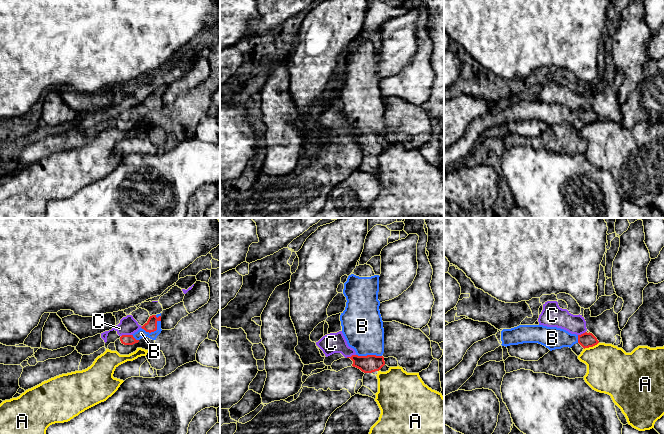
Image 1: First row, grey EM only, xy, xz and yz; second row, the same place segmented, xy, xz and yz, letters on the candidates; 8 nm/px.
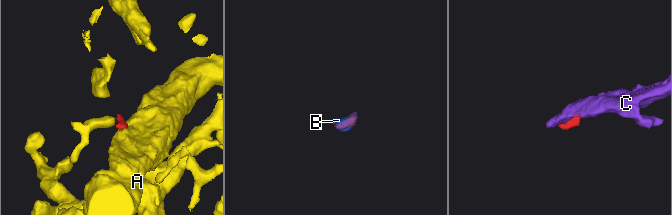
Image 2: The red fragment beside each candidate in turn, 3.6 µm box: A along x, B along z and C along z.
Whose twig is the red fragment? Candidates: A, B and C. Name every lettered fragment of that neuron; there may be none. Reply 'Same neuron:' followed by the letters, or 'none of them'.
Same neuron: B

